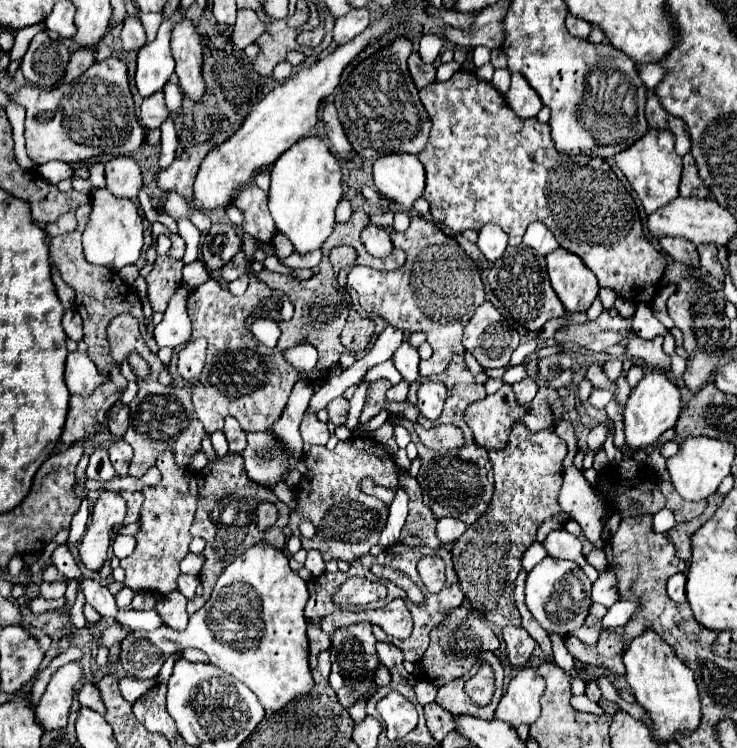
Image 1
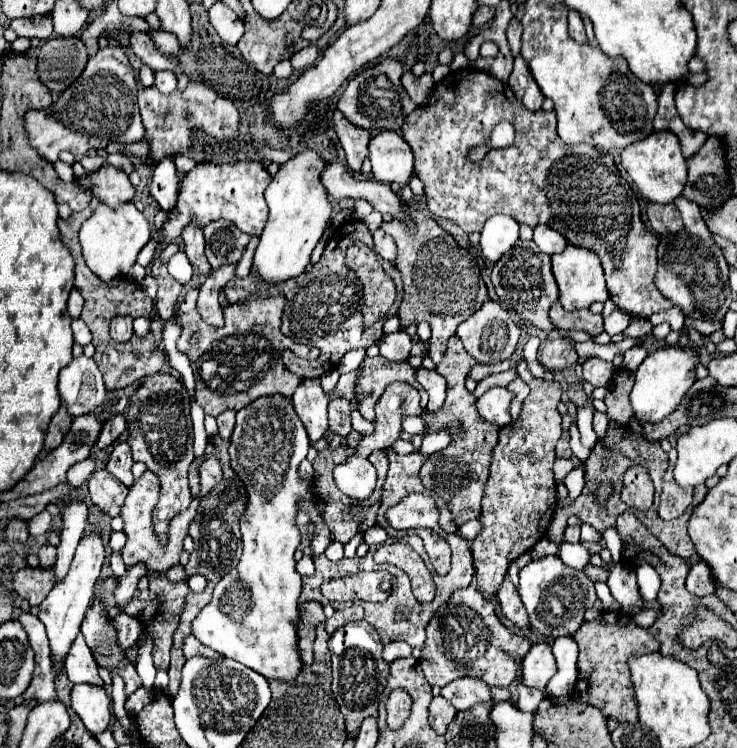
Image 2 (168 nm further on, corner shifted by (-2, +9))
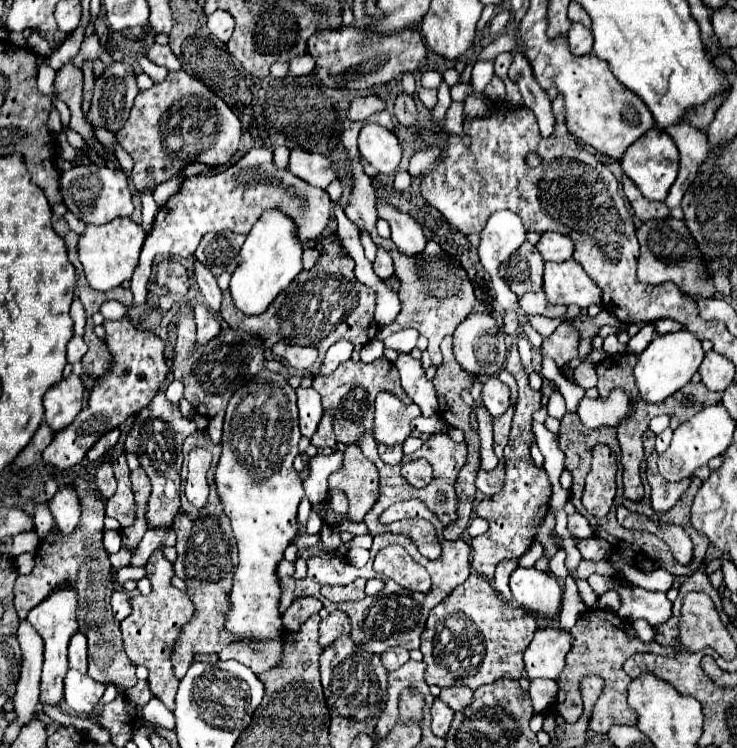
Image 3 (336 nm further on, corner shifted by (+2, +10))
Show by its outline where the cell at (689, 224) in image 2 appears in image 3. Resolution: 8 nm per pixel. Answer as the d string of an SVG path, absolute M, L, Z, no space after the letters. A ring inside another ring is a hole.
M676 122L664 130L672 136L672 140L676 142L680 150L680 172L678 172L676 182L670 188L666 206L680 208L684 192L692 184L692 178L696 176L700 162L708 158L708 136L706 132L690 126L688 122Z

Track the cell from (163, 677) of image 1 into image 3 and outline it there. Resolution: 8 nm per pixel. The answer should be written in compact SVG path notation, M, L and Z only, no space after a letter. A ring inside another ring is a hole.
M139 680L135 686L126 691L126 696L138 705L144 707L144 704L147 704L153 695L148 682L146 680Z

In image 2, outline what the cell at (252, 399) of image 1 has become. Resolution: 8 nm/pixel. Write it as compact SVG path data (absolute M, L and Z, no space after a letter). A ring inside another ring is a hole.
M188 287L180 299L176 321L182 327L182 335L178 337L176 347L186 353L192 363L192 371L196 373L196 401L204 413L218 417L226 409L240 411L260 395L282 393L292 397L302 379L290 373L282 363L282 351L292 347L292 339L280 333L284 297L250 299L246 305L226 305L226 325L220 329L210 327L200 319L200 313L196 311L196 297L198 289ZM192 335L198 335L198 343L190 343Z

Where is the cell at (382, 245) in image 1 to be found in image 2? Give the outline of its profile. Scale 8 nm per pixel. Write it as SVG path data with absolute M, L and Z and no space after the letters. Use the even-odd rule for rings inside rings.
M376 231L374 233L374 245L376 245L376 253L384 259L384 261L392 261L396 259L396 243L392 237L388 237L384 231Z

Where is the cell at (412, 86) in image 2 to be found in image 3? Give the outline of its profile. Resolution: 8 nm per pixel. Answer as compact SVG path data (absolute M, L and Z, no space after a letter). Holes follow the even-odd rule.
M400 92L394 102L394 114L402 126L418 126L418 110L414 104L414 96Z

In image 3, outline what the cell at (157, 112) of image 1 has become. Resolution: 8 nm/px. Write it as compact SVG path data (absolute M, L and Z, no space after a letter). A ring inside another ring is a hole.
M184 70L170 72L160 86L152 86L150 90L140 92L134 100L128 126L116 132L120 146L134 158L134 186L138 190L154 188L156 184L166 182L176 172L180 172L182 166L188 166L192 162L202 162L212 168L228 164L238 150L240 136L242 136L242 126L238 116L230 110L230 106L212 90L208 90L208 86L204 86L198 78L186 74Z

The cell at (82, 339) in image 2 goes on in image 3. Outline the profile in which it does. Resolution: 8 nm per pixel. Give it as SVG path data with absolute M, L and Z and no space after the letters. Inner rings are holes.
M72 336L72 340L68 342L68 362L72 362L72 364L78 362L86 350L88 350L88 346L82 340L82 336Z

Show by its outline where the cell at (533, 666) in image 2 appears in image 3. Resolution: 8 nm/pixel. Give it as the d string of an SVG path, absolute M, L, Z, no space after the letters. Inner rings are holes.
M556 626L536 630L530 646L524 652L528 680L556 680L564 668L564 658L572 646L572 636Z

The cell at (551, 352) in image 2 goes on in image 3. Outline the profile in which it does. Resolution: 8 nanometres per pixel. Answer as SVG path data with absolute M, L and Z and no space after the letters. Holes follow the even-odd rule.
M560 324L554 334L544 338L540 354L542 358L552 358L560 368L578 356L578 332L570 324Z

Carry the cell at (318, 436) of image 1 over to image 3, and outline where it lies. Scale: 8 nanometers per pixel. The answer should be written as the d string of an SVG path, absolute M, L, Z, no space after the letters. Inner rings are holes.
M298 386L296 388L296 396L298 396L302 436L312 438L316 428L318 428L318 422L320 422L320 418L324 414L324 408L322 408L322 402L320 402L320 394L314 388Z

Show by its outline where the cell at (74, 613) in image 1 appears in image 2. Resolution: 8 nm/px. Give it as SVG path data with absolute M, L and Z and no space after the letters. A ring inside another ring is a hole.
M82 635L76 637L76 641L70 647L70 653L64 661L64 669L68 673L68 679L72 683L92 683L92 685L104 685L104 681L98 675L98 665L84 641Z

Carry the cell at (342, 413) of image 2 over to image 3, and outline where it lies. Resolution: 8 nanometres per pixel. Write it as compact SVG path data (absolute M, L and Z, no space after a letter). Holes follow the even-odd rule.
M326 412L320 420L320 426L316 430L316 434L312 436L312 444L316 448L336 448L336 436L334 436L334 428L332 428L332 416Z

